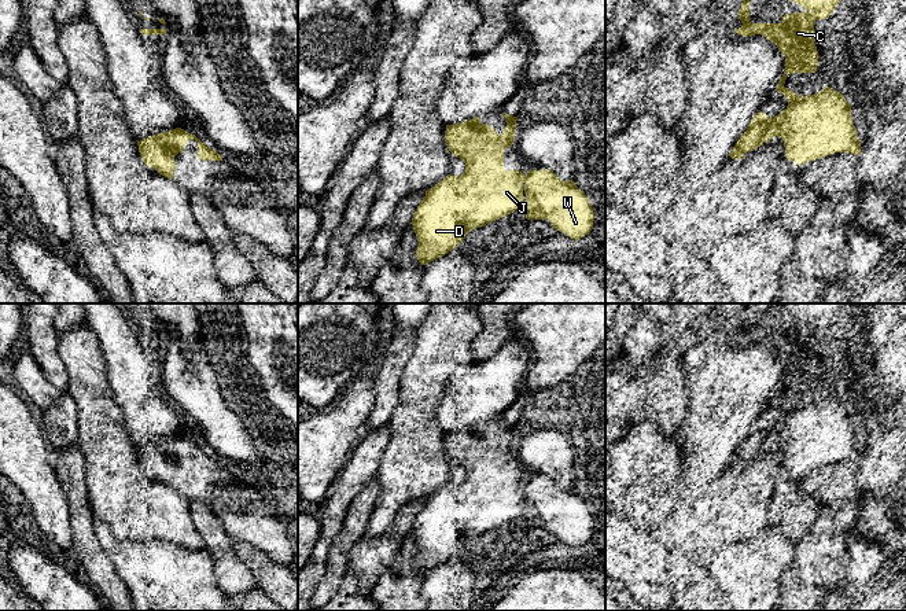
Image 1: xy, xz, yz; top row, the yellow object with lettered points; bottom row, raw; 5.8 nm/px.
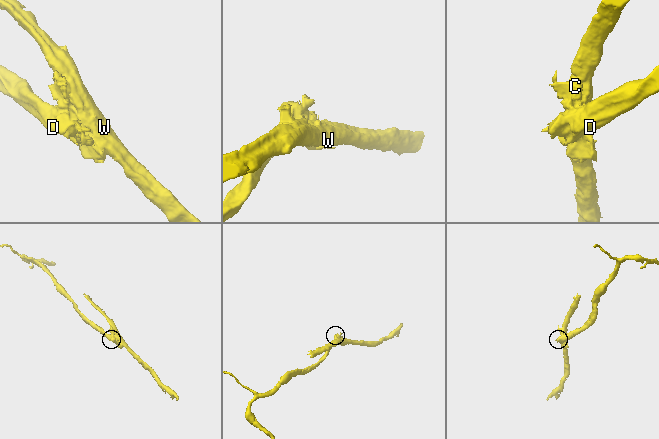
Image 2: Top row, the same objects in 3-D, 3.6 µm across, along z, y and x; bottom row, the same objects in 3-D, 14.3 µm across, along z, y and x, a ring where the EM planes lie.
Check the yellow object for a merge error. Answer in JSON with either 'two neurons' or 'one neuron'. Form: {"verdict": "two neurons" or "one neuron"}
{"verdict": "two neurons"}

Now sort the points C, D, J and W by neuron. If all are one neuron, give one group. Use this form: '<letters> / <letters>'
C W / D J

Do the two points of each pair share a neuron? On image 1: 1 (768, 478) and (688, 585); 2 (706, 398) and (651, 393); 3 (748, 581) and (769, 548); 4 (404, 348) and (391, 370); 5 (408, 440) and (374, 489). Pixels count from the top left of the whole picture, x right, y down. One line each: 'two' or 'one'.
1: two
2: two
3: one
4: one
5: two

